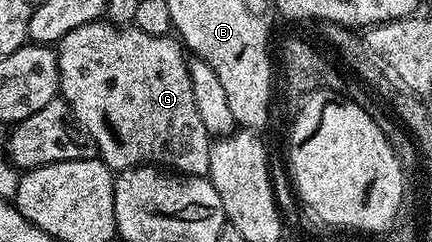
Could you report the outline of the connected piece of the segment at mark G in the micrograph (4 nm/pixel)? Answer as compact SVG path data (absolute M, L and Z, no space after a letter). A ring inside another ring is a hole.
M99 18L68 30L68 34L58 41L56 51L61 99L70 107L78 127L92 138L102 163L112 170L161 166L178 174L209 177L212 137L204 122L200 122L196 98L192 98L187 53L173 35L144 34L139 28L119 26Z

